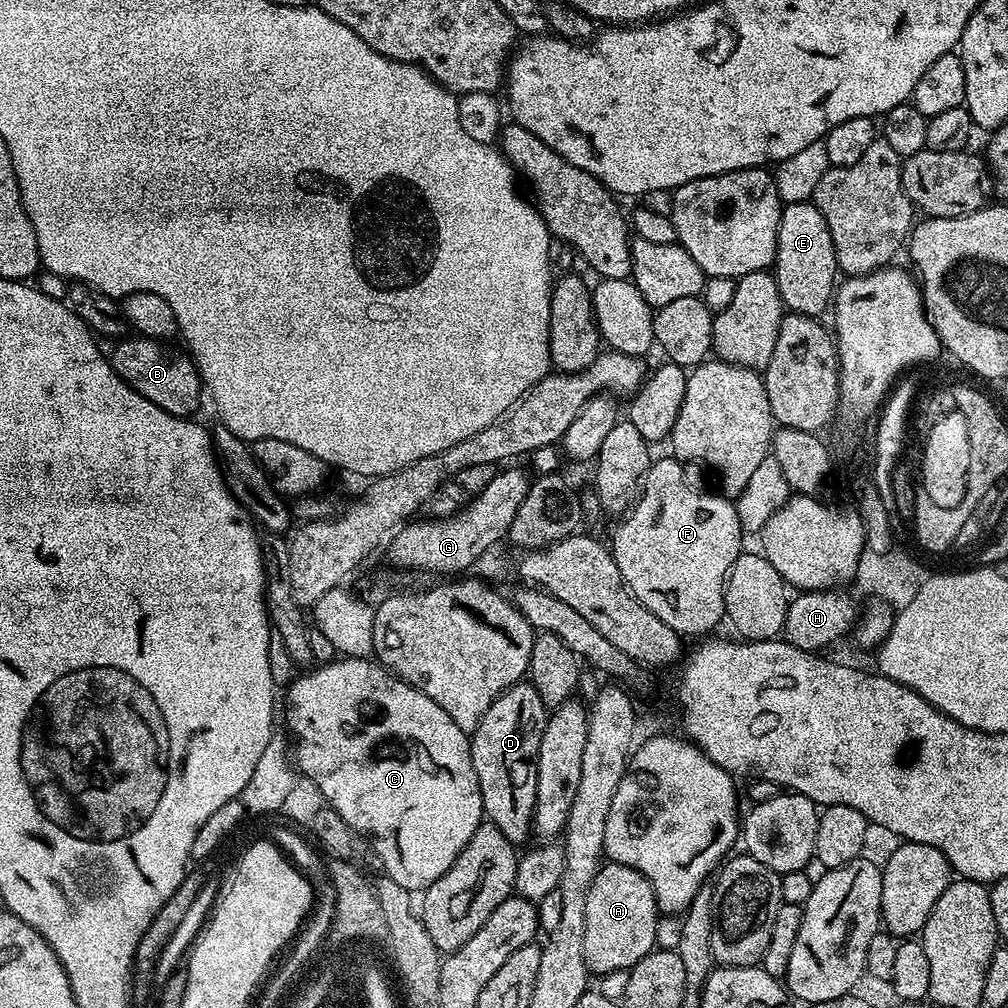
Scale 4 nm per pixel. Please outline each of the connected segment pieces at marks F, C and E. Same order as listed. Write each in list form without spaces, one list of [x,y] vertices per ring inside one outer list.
[[[675,458],[667,459],[657,459],[648,469],[632,507],[619,517],[620,525],[612,532],[610,551],[626,586],[650,614],[658,614],[681,638],[704,638],[715,633],[712,631],[725,619],[724,583],[730,566],[734,566],[742,551],[740,519],[729,497],[695,492],[688,485],[685,465]]]
[[[353,656],[331,660],[329,664],[316,666],[313,672],[297,675],[286,689],[288,695],[288,709],[284,716],[288,719],[287,731],[294,738],[294,764],[299,775],[312,776],[316,788],[325,796],[327,807],[333,808],[344,821],[361,837],[371,841],[375,853],[383,864],[383,871],[398,886],[409,890],[423,890],[429,888],[458,858],[458,854],[470,842],[470,838],[478,830],[478,826],[485,819],[482,802],[482,794],[479,792],[478,778],[475,776],[474,766],[471,765],[471,746],[469,744],[469,733],[462,731],[457,724],[426,694],[418,689],[412,688],[406,681],[398,676],[392,675],[383,664],[372,658],[359,660]]]
[[[798,201],[781,207],[774,275],[780,301],[789,313],[820,318],[827,308],[829,311],[838,287],[834,238],[830,238],[830,226],[815,203]]]

